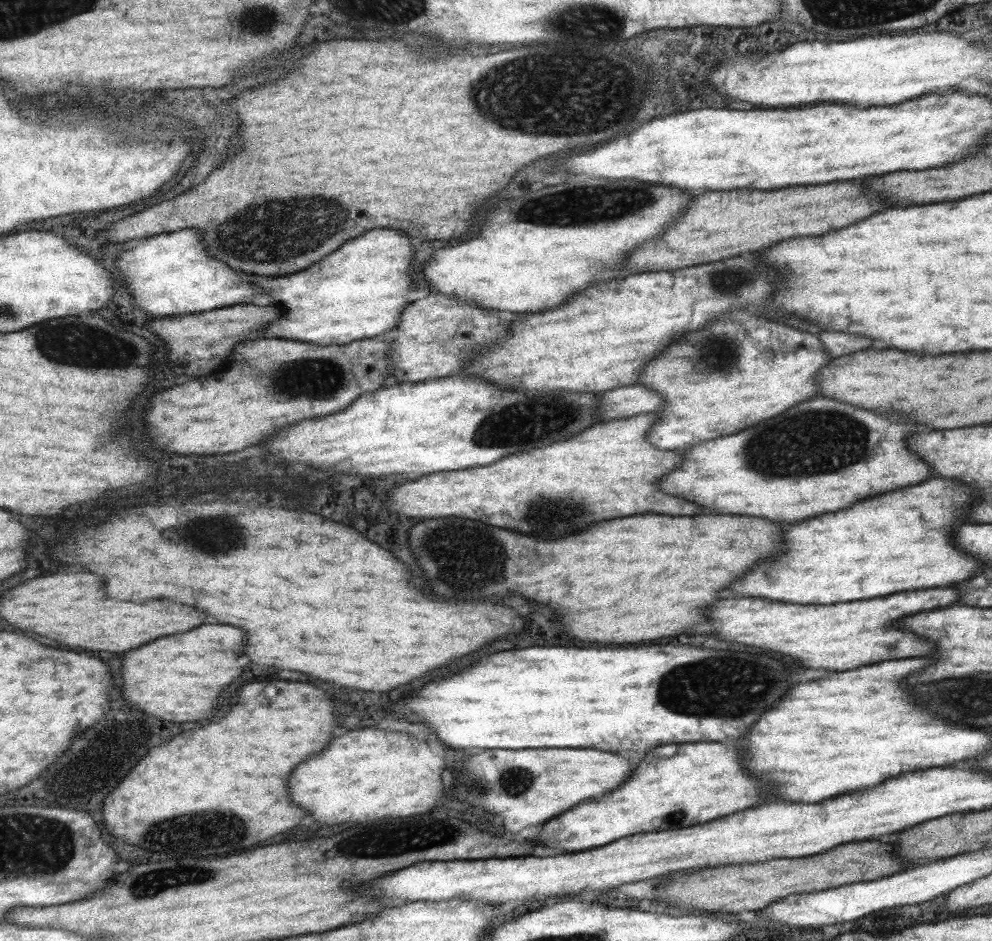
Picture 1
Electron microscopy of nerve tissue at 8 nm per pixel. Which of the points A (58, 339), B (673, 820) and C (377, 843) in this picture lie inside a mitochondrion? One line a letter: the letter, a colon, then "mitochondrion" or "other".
A: mitochondrion
B: other
C: mitochondrion

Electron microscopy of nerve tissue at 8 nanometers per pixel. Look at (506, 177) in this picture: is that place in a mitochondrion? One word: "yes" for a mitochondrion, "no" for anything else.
no

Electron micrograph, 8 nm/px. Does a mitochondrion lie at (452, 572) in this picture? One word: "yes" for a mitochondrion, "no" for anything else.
yes

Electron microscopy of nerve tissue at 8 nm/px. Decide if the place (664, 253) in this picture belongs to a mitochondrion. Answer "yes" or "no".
no

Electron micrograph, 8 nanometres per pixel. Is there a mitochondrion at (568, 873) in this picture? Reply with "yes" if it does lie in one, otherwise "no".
no

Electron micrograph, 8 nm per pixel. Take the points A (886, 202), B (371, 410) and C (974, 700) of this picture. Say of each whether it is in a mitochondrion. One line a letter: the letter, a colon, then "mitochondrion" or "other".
A: other
B: other
C: mitochondrion

